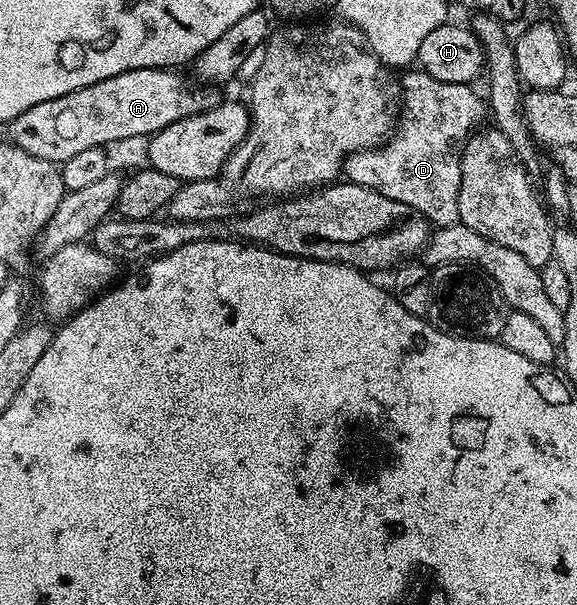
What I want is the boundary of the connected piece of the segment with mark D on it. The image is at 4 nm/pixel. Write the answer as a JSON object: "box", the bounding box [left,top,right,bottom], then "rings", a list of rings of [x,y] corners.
{"box":[343,68,486,227],"rings":[[[412,68],[401,80],[404,107],[399,107],[394,133],[382,146],[348,155],[344,159],[343,177],[349,182],[382,192],[414,208],[433,227],[459,223],[458,188],[460,187],[460,153],[464,143],[486,118],[486,102],[472,91],[469,83],[450,84],[434,80],[425,70]]]}

